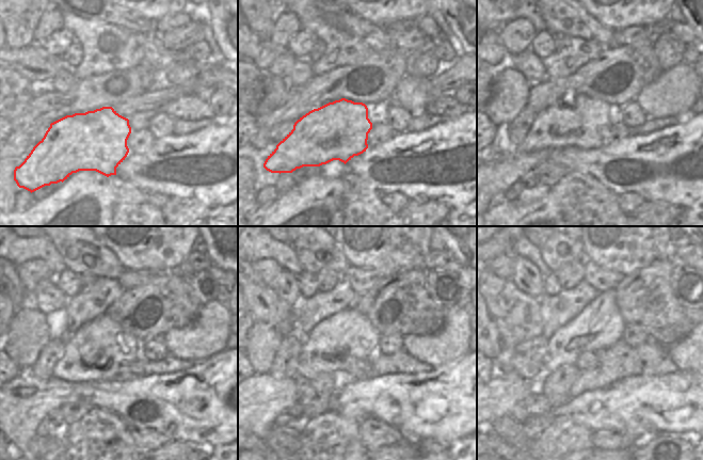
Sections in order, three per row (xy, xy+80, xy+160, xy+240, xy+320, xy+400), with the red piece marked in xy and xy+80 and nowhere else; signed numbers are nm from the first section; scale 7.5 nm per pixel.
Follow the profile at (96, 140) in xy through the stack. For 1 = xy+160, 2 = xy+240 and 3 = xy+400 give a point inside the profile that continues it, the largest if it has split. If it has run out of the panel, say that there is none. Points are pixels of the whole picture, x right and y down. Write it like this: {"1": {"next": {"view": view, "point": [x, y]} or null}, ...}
{"1": {"next": {"view": "xy+160", "point": [559, 126]}}, "2": {"next": {"view": "xy+240", "point": [94, 352]}}, "3": {"next": {"view": "xy+400", "point": [600, 326]}}}

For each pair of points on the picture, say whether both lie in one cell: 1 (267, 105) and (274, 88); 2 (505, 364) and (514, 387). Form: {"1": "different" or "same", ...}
{"1": "same", "2": "different"}

